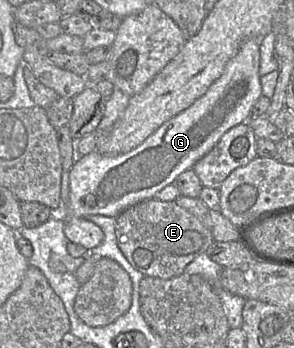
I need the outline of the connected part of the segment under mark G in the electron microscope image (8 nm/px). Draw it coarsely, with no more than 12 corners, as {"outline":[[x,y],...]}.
{"outline":[[261,39],[203,96],[119,155],[70,169],[63,215],[115,218],[247,122]]}

